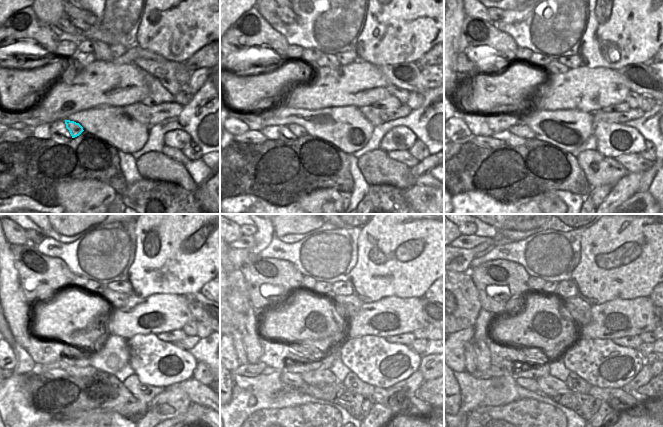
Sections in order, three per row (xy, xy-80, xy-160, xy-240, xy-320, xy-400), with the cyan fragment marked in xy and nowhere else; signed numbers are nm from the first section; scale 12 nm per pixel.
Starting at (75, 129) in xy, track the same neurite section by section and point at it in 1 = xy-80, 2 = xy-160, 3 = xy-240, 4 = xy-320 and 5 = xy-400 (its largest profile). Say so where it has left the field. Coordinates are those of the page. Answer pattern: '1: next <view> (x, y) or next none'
1: next xy-80 (299, 131)
2: next xy-160 (521, 130)
3: next xy-240 (76, 358)
4: next xy-320 (307, 365)
5: next xy-400 (538, 370)

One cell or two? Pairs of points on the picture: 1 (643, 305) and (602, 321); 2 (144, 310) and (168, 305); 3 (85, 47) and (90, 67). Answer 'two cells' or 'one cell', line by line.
1: one cell
2: one cell
3: two cells

